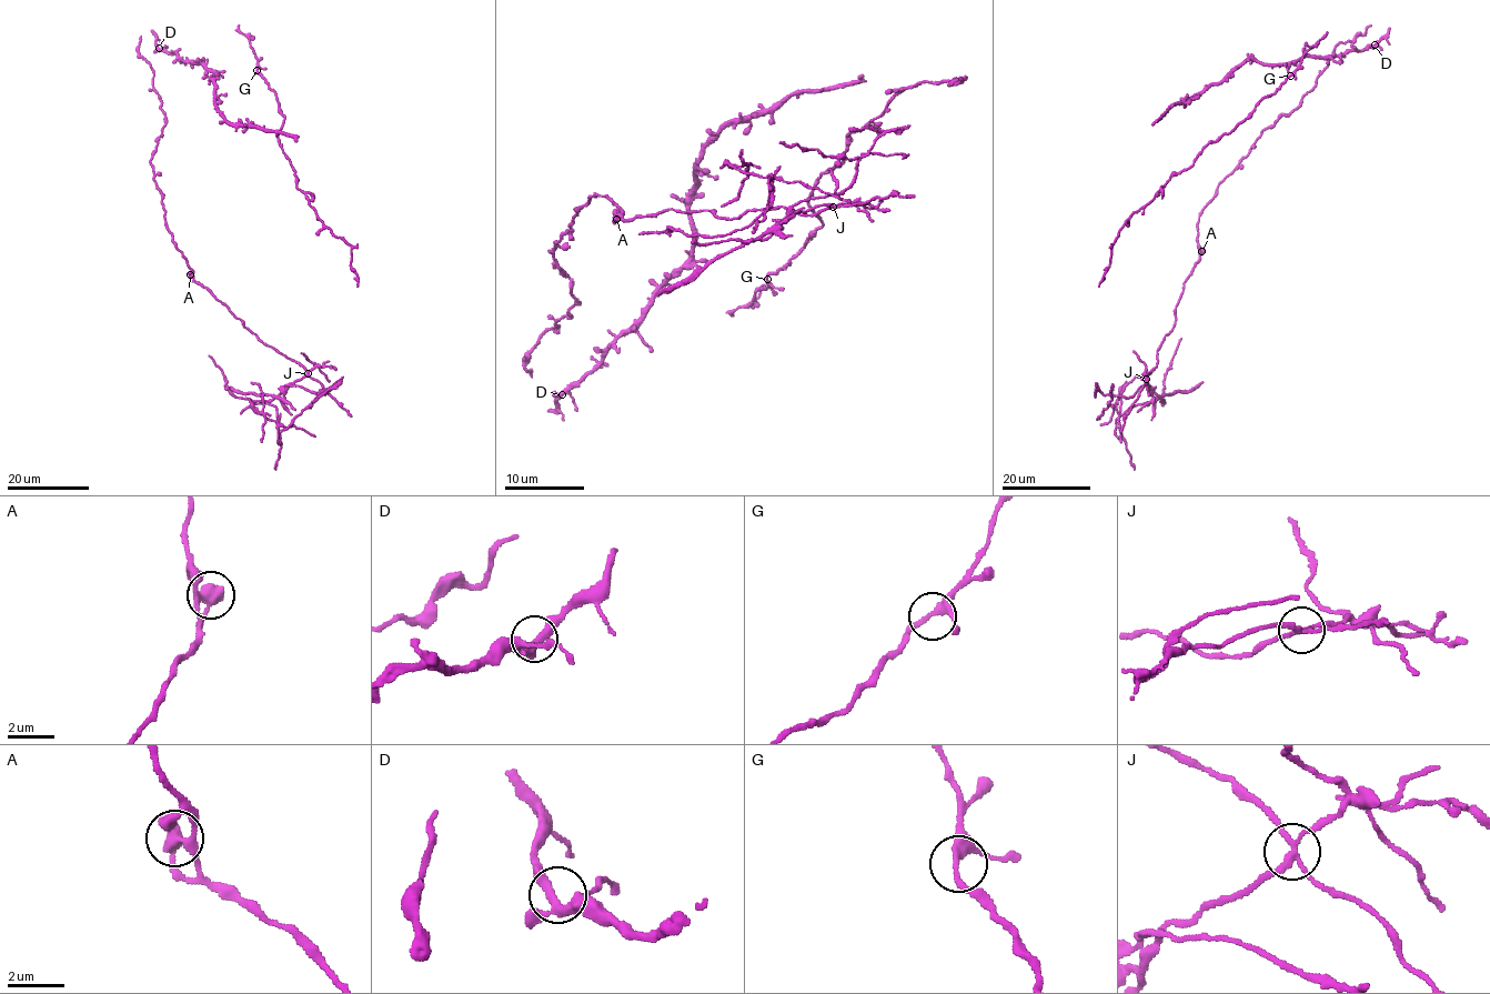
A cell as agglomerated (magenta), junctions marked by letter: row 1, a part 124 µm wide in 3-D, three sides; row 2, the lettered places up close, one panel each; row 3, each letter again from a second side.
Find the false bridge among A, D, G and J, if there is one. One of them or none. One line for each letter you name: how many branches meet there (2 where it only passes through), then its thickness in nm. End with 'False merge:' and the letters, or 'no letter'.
J: 4 branches meet; 200 nm thick
False merge: J

